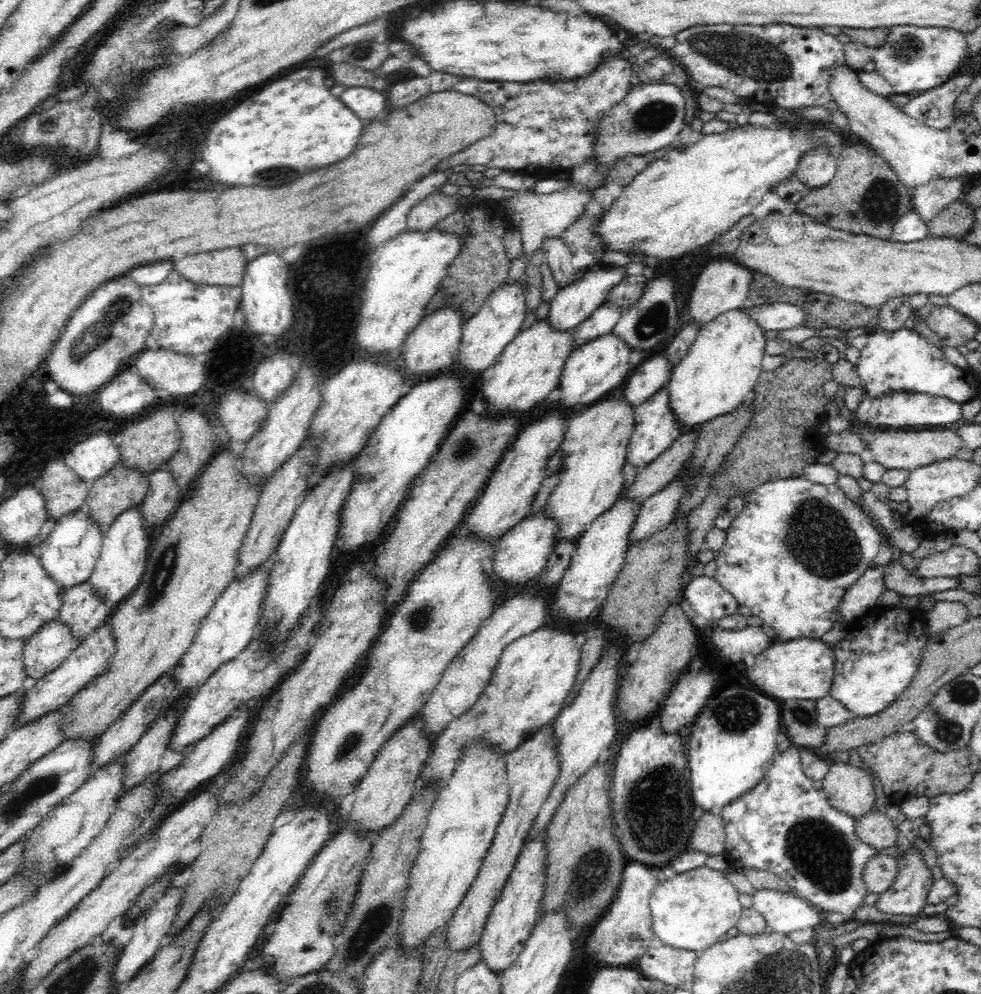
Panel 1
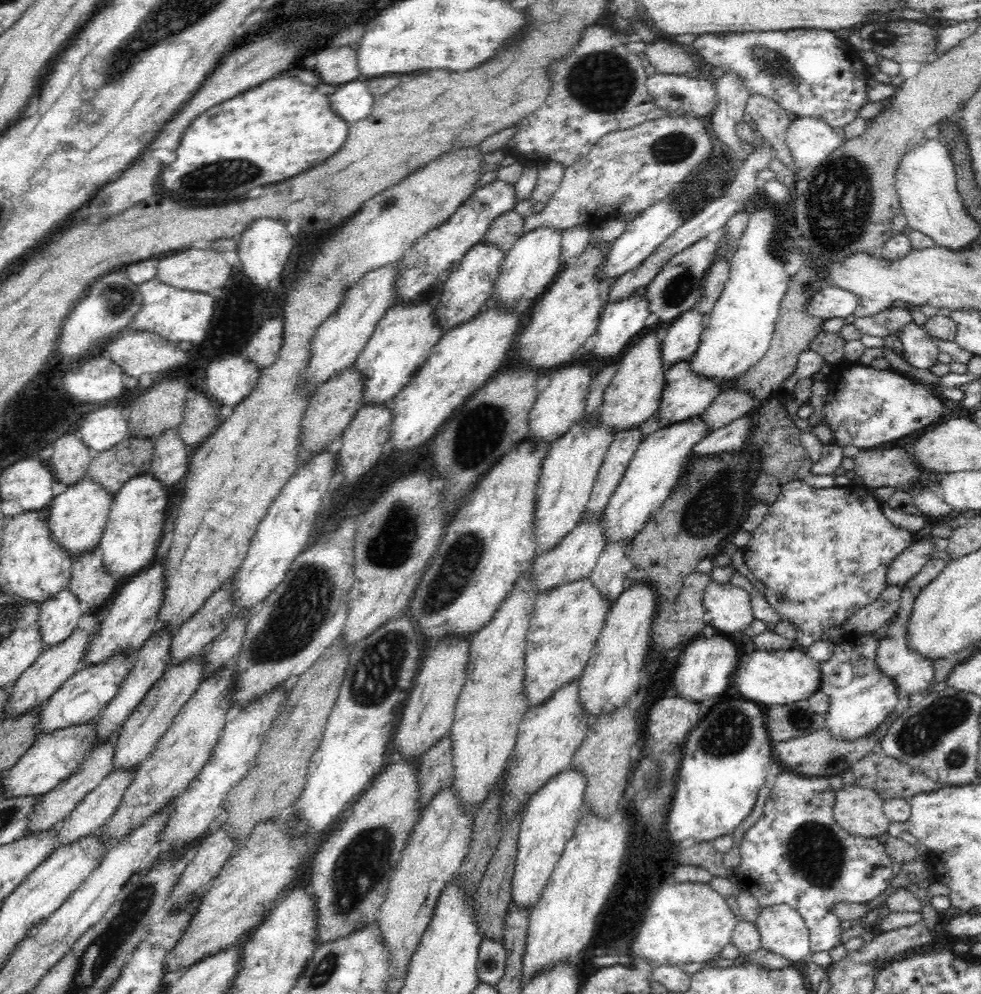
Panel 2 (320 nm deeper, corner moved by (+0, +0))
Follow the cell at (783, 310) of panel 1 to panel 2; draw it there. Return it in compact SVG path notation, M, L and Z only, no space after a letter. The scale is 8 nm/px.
M829 285L825 291L818 291L806 304L806 313L820 320L845 319L854 315L858 297L838 286Z

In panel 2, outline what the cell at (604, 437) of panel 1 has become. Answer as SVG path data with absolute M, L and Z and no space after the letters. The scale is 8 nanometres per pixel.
M658 328L646 330L619 356L620 367L605 388L603 408L598 411L602 427L610 427L614 434L621 430L640 425L658 411L666 368L662 363L662 347L658 338Z

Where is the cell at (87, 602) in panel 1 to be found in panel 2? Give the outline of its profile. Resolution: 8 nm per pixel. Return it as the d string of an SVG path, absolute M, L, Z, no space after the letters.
M98 548L77 556L73 560L68 589L78 597L83 612L95 613L117 590L116 581L106 571Z

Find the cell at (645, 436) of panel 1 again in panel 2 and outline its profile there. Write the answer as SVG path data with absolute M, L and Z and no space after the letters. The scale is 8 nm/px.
M690 360L676 361L670 368L666 369L664 376L664 388L662 390L662 400L658 406L656 417L660 419L660 427L670 427L671 424L681 423L688 419L698 417L724 389L725 383L718 379L710 379L698 375Z

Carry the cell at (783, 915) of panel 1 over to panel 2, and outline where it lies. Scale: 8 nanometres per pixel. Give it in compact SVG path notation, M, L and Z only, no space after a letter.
M776 905L763 908L754 922L761 936L761 948L776 952L788 959L790 965L798 962L809 963L811 954L809 928L801 914L788 905Z

